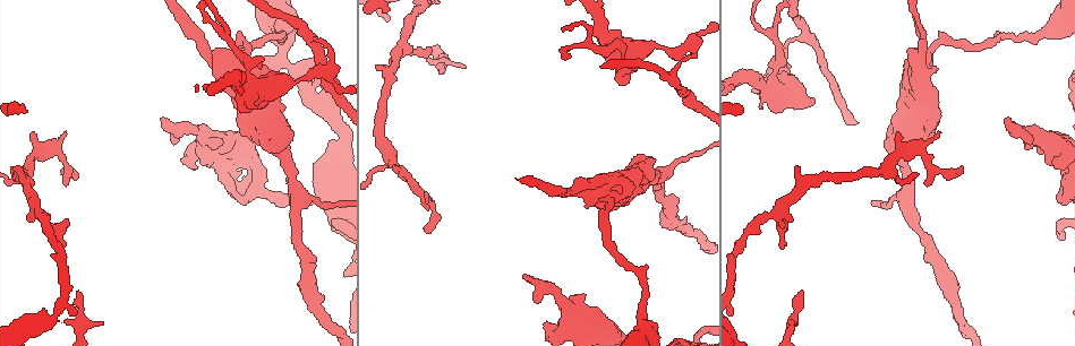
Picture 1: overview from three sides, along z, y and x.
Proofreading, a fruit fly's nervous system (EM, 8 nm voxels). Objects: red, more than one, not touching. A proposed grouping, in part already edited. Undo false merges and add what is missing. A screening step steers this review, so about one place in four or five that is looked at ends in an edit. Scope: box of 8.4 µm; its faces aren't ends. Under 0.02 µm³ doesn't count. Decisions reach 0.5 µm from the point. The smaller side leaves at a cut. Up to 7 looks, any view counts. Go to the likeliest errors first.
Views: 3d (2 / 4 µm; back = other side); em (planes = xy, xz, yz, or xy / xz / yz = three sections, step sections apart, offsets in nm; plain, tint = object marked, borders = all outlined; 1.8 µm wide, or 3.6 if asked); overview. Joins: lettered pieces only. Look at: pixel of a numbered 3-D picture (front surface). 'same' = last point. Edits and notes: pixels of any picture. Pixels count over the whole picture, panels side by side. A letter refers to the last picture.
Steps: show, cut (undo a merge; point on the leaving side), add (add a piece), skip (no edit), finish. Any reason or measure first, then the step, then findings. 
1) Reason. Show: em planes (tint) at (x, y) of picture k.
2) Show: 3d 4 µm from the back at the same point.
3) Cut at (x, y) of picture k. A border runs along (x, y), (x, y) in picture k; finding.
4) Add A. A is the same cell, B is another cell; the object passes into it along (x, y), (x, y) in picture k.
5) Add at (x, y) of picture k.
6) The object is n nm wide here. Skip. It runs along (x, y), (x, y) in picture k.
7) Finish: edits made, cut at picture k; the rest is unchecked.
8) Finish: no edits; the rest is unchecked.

Sudden change in width. Show: 3d 4 µm from the back at (610, 40) of picture 1.

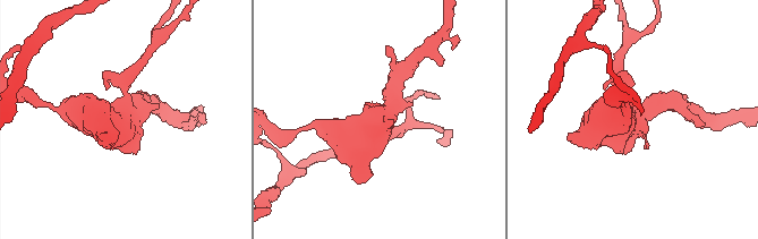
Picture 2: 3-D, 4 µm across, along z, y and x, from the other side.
Shape alone is not enough. Show: em 3.6 µm xz step 8 (borders) at (120, 114) of picture 2.

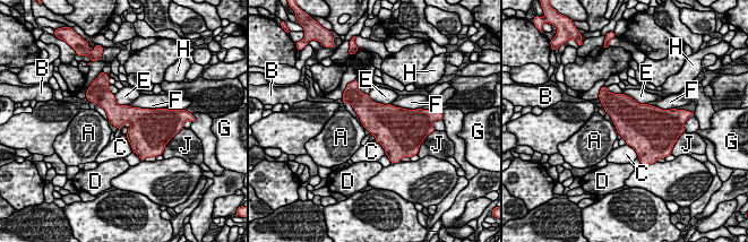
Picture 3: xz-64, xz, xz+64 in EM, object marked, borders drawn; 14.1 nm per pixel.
Skip. A, B, C, D, E, F, G, H and J are other cells; a border runs along (368, 94), (376, 102), (390, 104) in picture 3; continuous, no second neuron.

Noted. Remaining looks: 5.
A narrow waist. Show: 3d 4 µm at (68, 165) of picture 1.

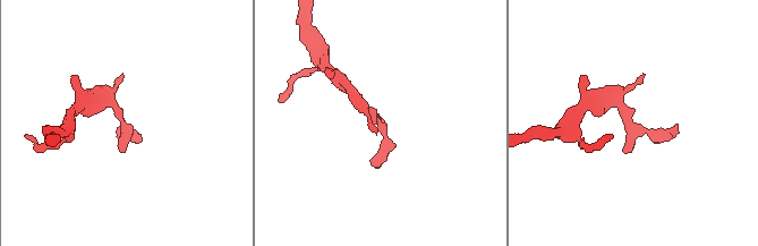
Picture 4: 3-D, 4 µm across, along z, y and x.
Need the tissue. Show: em planes (borders) at (378, 121) of picture 4.

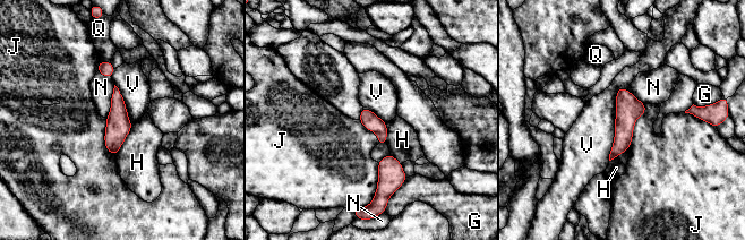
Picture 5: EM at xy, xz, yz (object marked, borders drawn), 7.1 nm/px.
Skip. G, H, J, N, Q and V are other cells; a border runs along (622, 86), (608, 160) in picture 5; all the same neuron.

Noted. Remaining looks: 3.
Sudden change in width. Show: em 3.6 µm yz step 8 (borders) at (249, 125) of picture 1.

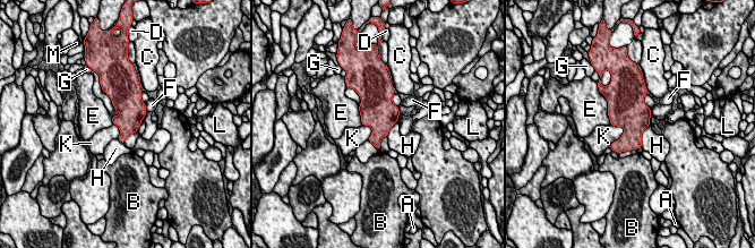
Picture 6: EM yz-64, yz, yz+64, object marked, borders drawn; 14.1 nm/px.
Skip. A, B, C, D, E, F, G, H, K, L and M are other cells; a border runs along (621, 126), (623, 134), (608, 147) in picture 6; all the same neuron.

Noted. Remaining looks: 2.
Finish: no edits; the rest is unchecked.

